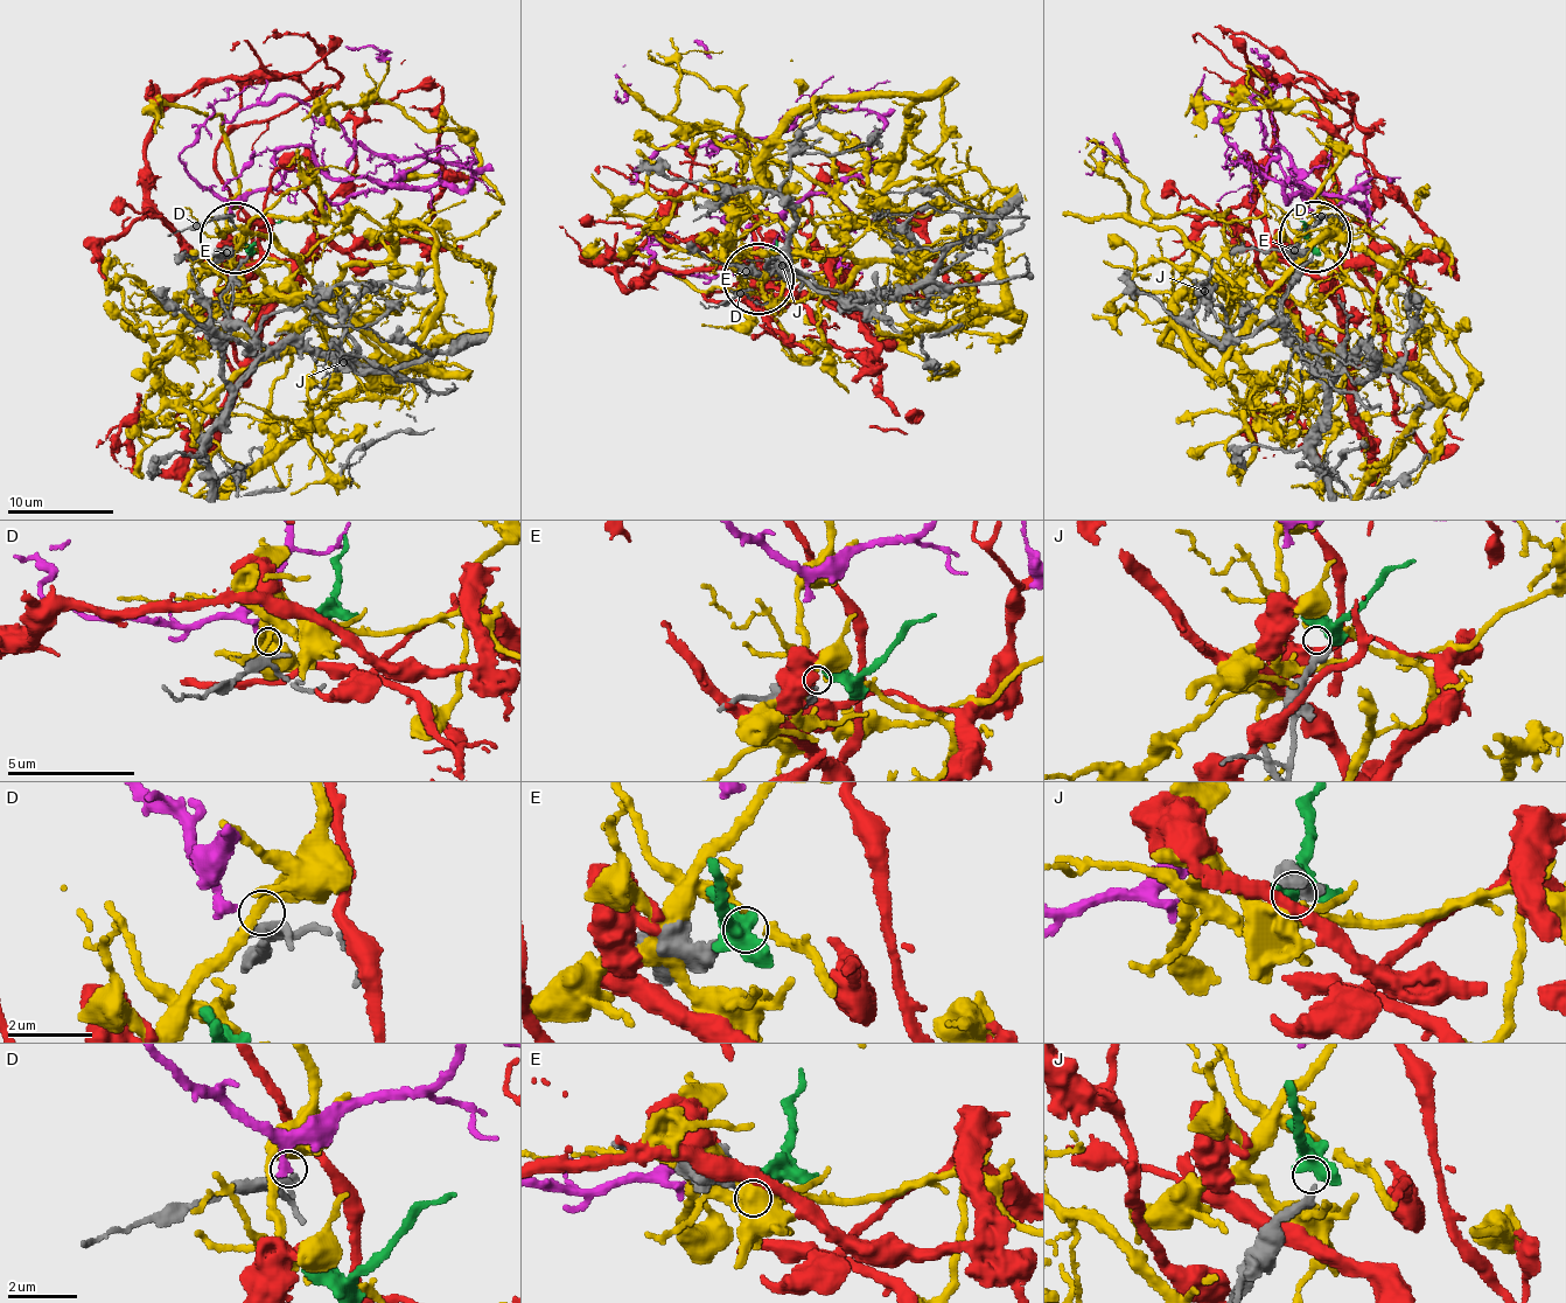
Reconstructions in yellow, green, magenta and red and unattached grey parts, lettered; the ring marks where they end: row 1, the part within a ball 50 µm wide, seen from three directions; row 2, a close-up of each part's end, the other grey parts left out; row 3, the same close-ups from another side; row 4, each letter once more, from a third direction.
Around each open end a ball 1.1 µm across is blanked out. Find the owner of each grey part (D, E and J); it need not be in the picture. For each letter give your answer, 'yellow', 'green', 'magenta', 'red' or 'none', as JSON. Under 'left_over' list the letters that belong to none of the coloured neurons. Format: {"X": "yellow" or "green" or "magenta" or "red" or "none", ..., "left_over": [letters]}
{"D": "magenta", "E": "none", "J": "green", "left_over": ["E"]}

